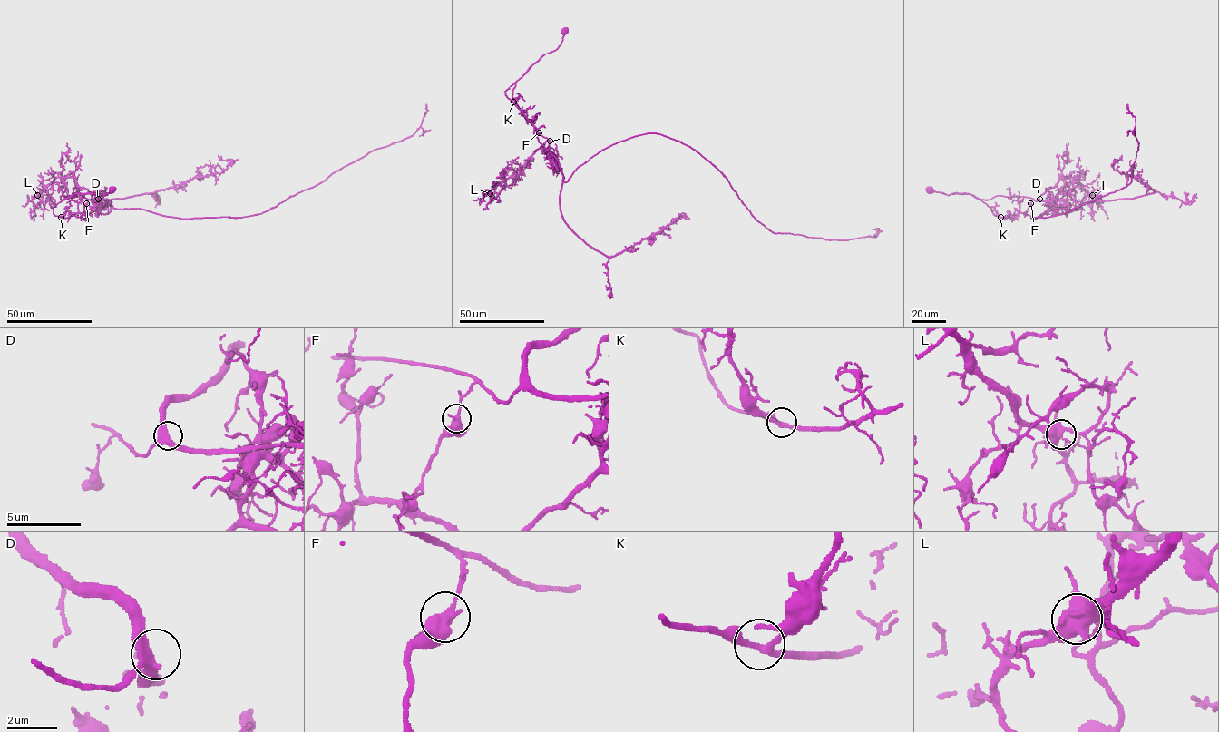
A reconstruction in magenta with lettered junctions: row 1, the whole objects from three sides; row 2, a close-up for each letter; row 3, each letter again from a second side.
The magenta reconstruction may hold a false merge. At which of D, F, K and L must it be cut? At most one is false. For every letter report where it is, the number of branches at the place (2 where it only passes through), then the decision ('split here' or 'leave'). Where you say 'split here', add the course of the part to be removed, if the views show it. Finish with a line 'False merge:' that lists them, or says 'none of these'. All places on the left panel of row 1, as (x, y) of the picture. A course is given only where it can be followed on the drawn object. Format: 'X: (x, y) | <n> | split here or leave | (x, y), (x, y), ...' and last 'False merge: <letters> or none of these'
D: (98, 199) | 3 | leave
F: (86, 203) | 2 | split here | (86, 203), (108, 199), (115, 209), (180, 218), (261, 213), (411, 136), (425, 104)
K: (61, 217) | 3 | leave
L: (37, 195) | 6 | leave
False merge: F

